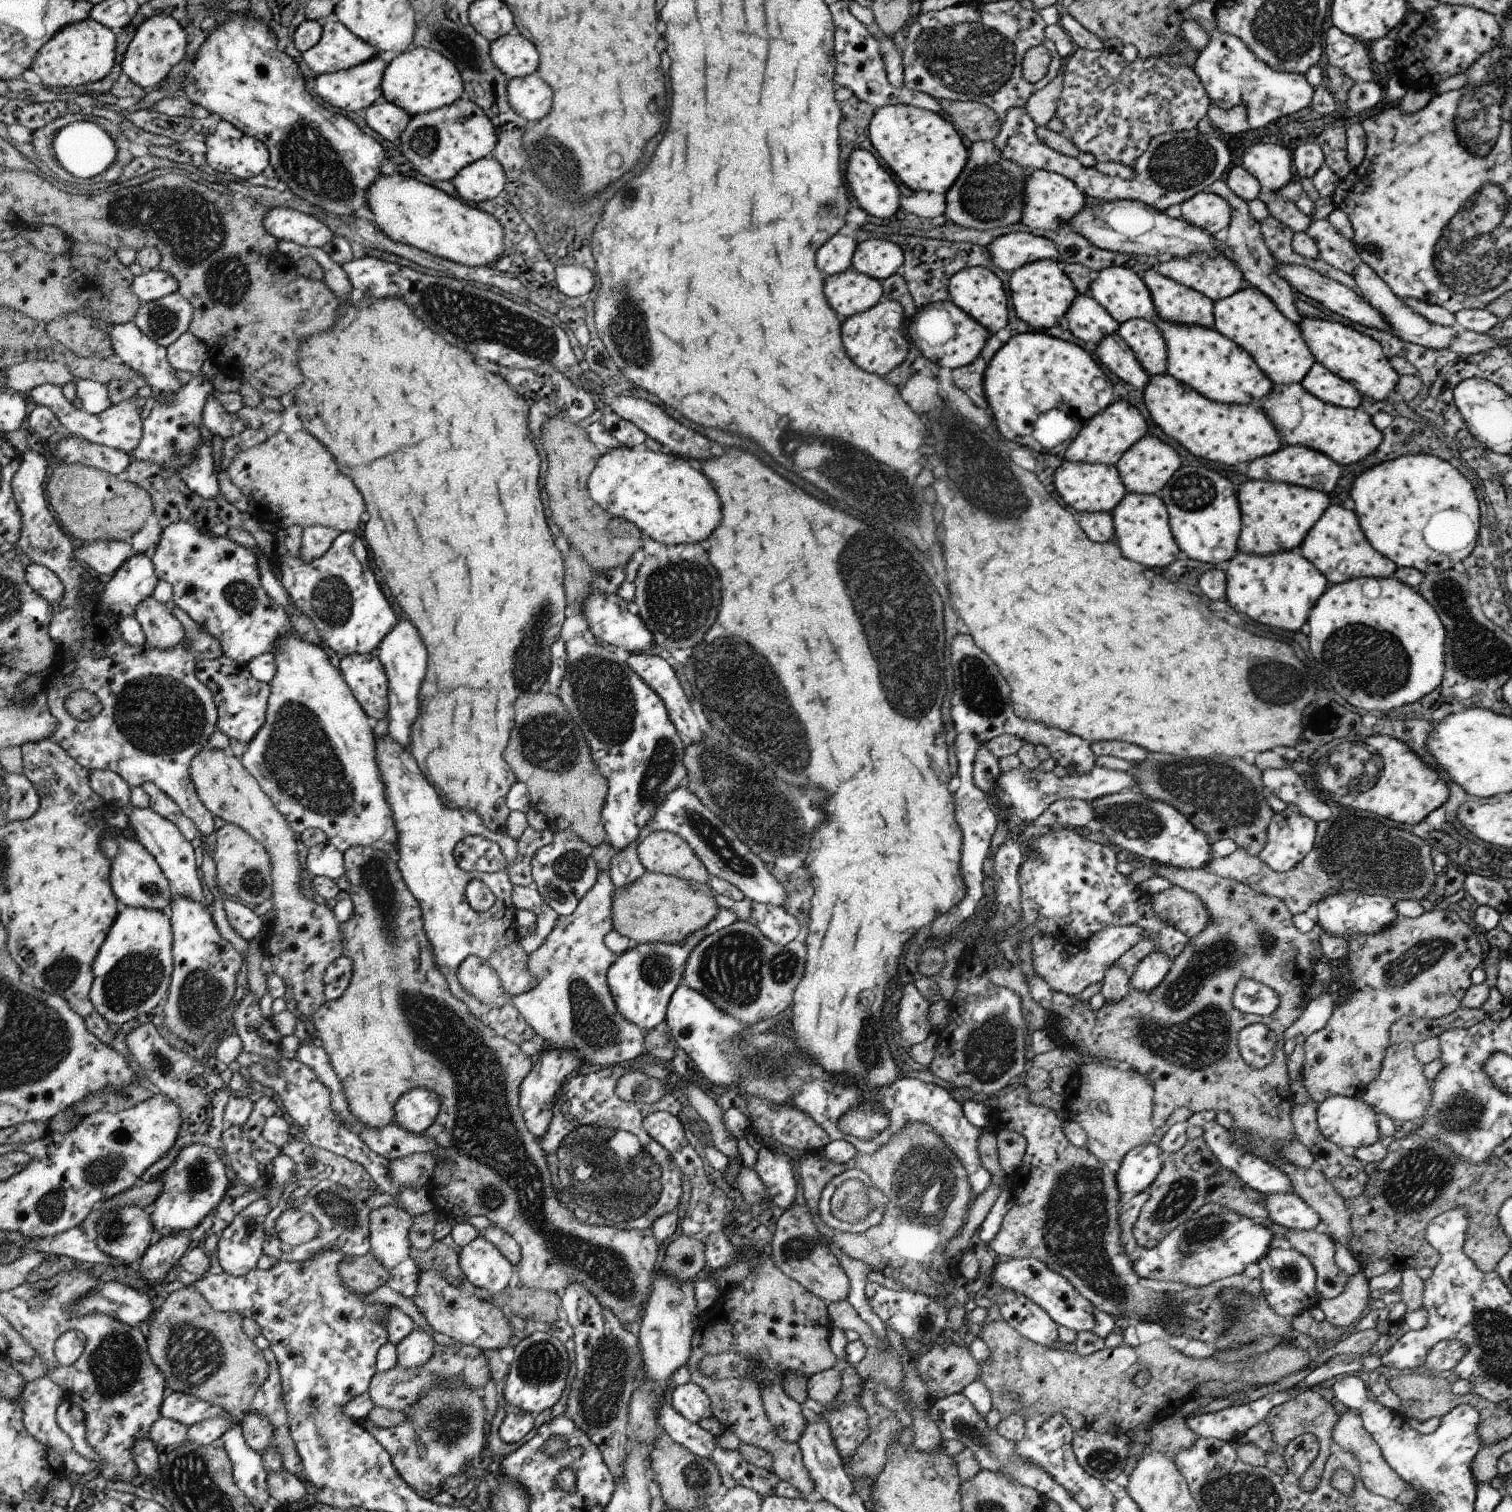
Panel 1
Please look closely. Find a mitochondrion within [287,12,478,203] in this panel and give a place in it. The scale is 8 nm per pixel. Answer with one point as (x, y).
(423, 142)

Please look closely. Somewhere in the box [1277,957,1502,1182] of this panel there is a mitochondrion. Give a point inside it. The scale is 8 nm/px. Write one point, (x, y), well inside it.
(1461, 1114)

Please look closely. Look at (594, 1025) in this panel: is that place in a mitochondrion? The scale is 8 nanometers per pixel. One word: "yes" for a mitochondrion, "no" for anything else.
yes

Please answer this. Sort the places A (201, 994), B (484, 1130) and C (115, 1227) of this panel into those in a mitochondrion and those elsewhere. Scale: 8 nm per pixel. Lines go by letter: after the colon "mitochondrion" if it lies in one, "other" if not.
A: mitochondrion
B: mitochondrion
C: mitochondrion

